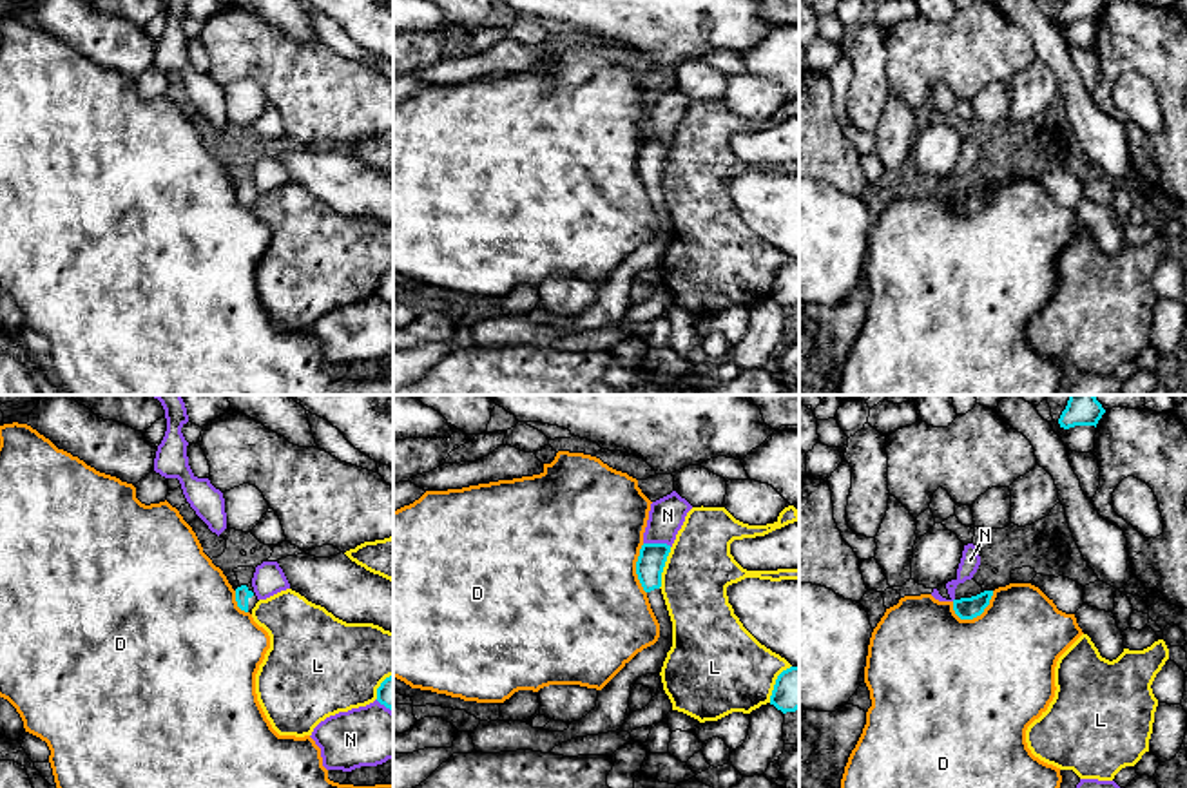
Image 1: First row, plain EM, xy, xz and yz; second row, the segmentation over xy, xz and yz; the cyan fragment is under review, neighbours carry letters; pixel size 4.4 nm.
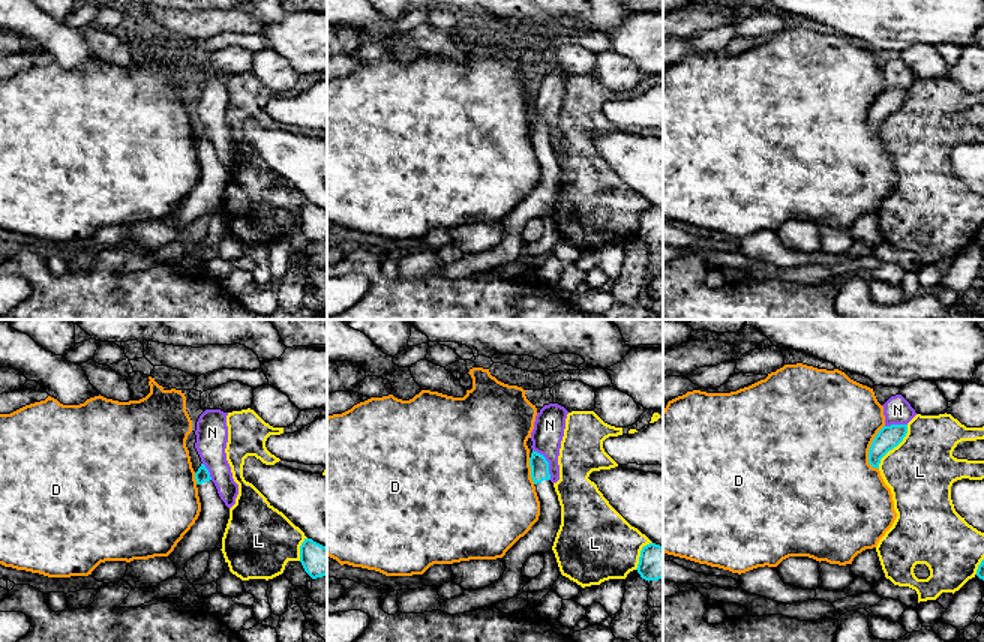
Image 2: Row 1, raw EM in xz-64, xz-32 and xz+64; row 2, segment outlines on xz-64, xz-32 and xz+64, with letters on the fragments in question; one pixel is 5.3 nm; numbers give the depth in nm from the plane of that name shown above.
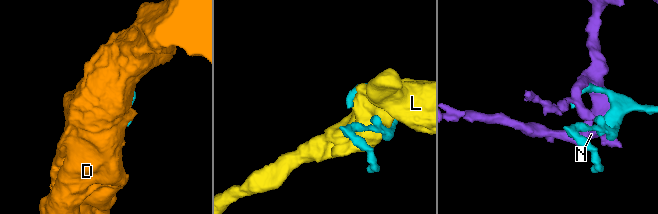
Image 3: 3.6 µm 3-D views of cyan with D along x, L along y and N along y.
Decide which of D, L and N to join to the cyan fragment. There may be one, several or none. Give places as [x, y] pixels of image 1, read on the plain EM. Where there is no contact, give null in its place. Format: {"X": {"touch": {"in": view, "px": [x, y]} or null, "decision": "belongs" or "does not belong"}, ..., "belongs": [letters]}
{"D": {"touch": {"in": "yz", "px": [977, 209]}, "decision": "does not belong"}, "L": {"touch": {"in": "xz", "px": [664, 160]}, "decision": "does not belong"}, "N": {"touch": {"in": "xz", "px": [658, 138]}, "decision": "does not belong"}, "belongs": []}

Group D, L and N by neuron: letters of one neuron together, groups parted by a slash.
D / L / N

